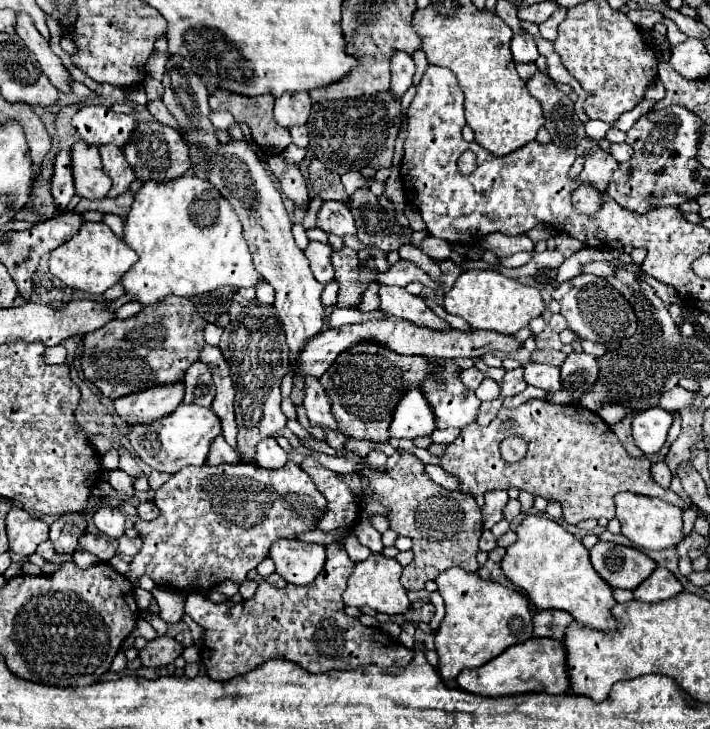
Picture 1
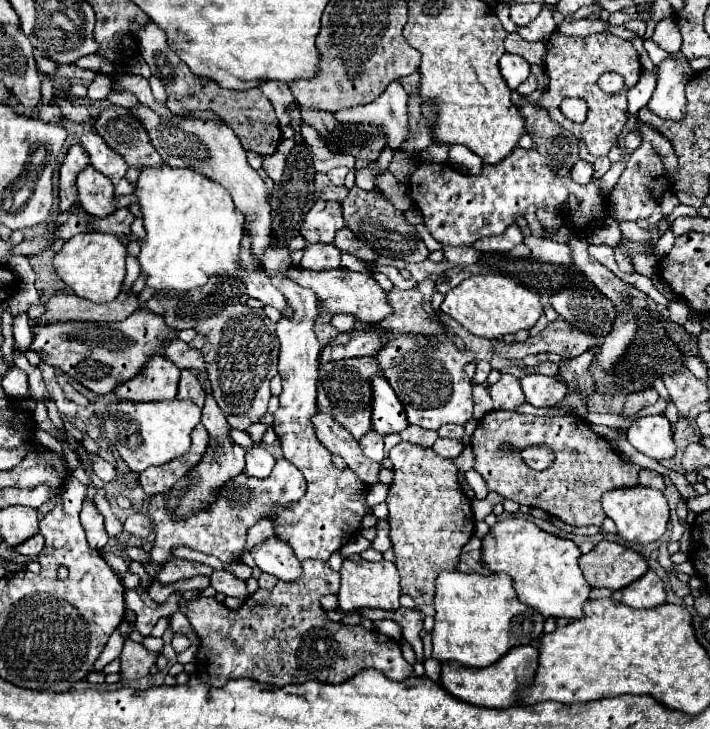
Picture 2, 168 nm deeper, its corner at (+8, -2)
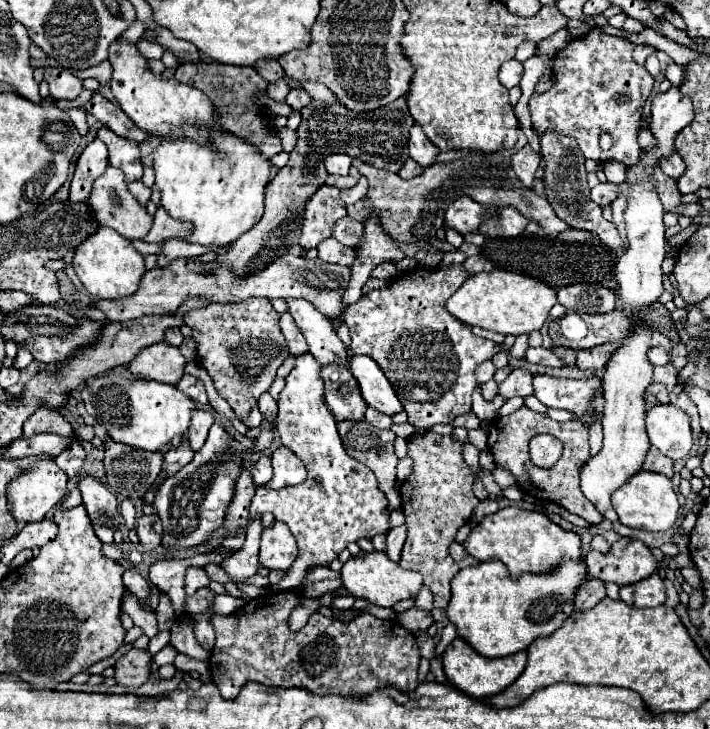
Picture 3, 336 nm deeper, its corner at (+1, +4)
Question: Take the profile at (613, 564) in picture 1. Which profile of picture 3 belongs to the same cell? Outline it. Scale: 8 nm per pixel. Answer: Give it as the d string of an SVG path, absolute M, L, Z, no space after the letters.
M630 537L618 539L608 553L600 553L594 549L588 551L584 555L584 563L590 577L604 583L612 581L620 587L642 581L658 569L658 561L650 553L650 549L642 541Z

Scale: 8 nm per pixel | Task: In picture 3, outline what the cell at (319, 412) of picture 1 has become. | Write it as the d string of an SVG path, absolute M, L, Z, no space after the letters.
M340 421L338 433L340 433L340 439L342 439L348 455L358 459L360 463L364 463L376 475L382 493L390 501L390 509L398 509L400 507L400 493L394 491L396 463L398 463L398 457L394 455L394 437L396 435L392 431L376 431L376 435L372 435L370 425L366 421Z

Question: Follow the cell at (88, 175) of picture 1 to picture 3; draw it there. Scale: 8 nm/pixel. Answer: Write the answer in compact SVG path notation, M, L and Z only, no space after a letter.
M108 167L92 185L92 193L88 199L96 219L100 221L100 225L112 227L116 229L120 235L124 235L126 239L142 239L150 227L152 227L152 217L146 213L144 207L138 205L138 201L132 197L132 193L128 191L128 185L124 181L124 173L120 173L120 169Z

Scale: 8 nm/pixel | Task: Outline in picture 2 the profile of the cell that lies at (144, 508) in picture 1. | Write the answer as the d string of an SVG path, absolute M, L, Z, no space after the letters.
M133 513L133 515L125 521L125 531L131 533L133 537L145 541L145 539L151 535L151 531L153 531L153 523L151 523L151 519L149 519L147 515L143 515L143 513Z

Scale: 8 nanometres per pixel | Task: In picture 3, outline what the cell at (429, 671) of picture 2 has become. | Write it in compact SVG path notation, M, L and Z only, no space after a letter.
M449 623L442 632L441 640L436 646L436 655L437 657L441 657L446 648L452 643L452 641L456 638L457 631L454 624Z

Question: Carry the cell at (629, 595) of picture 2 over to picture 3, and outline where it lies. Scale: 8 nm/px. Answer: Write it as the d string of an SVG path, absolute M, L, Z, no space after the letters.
M658 573L632 585L620 587L620 599L634 607L658 607L666 603L666 587Z

